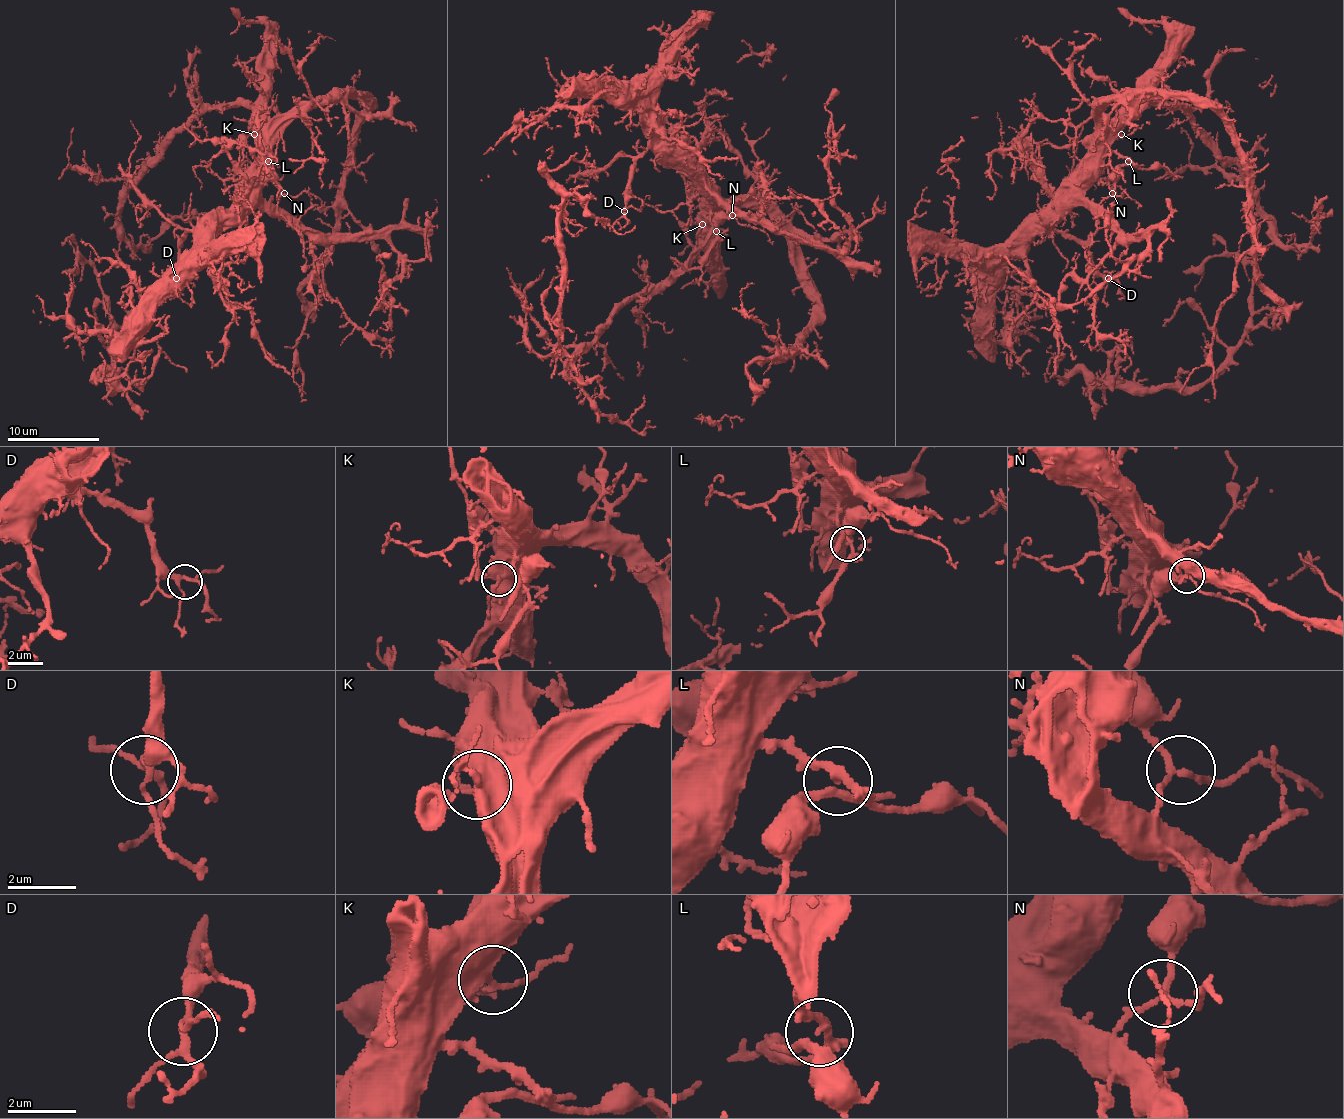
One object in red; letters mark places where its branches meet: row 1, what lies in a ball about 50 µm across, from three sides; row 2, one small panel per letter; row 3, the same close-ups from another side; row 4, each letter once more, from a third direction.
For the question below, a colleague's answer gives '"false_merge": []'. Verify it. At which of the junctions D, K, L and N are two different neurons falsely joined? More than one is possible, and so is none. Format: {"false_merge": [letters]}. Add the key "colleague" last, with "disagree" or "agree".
{"false_merge": [], "colleague": "agree"}

